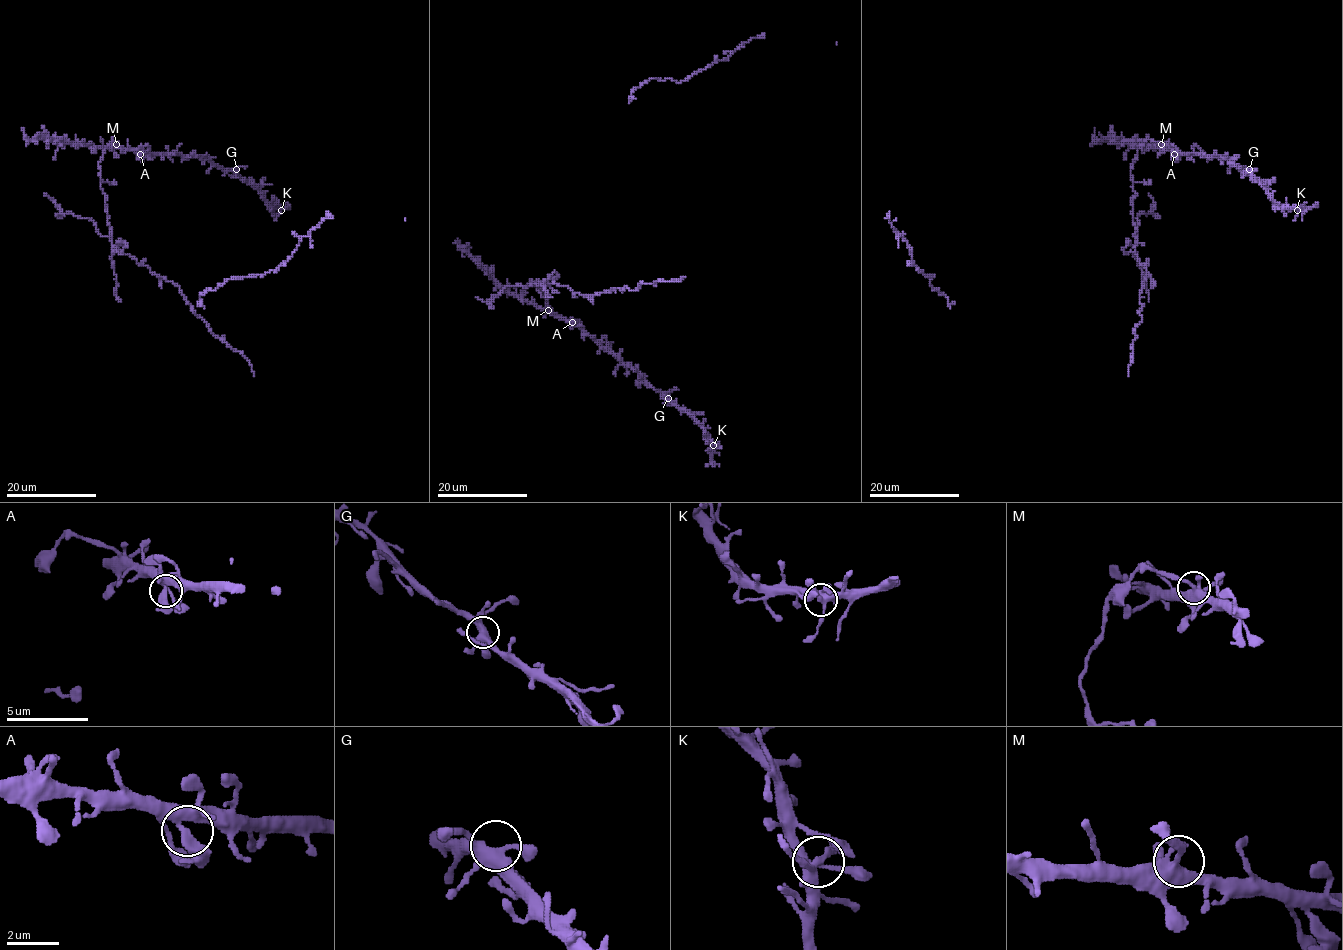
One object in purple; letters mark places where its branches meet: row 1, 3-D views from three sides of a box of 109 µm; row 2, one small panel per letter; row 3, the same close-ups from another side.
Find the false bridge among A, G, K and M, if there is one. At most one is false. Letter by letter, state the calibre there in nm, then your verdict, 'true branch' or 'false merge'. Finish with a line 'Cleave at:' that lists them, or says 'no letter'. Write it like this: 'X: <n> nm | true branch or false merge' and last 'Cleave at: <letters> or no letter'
A: 320 nm | true branch
G: 400 nm | true branch
K: 320 nm | true branch
M: 360 nm | false merge
Cleave at: M

